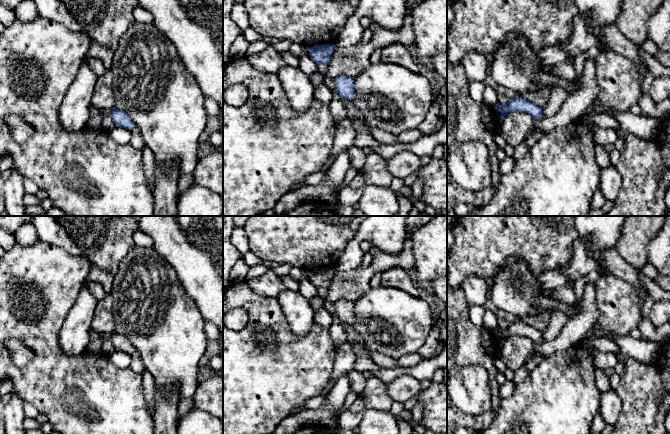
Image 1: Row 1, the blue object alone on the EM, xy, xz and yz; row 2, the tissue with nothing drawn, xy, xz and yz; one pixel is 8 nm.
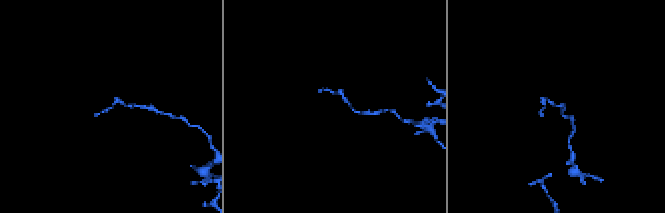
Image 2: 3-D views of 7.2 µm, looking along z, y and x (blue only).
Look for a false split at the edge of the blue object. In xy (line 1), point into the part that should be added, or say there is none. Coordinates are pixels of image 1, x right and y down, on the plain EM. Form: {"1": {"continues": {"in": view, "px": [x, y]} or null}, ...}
{"1": {"continues": null}}

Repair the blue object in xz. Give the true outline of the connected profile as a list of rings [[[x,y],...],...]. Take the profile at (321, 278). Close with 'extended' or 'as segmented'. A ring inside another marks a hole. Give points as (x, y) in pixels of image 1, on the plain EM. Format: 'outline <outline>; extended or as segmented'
outline [[[325,268],[309,271],[309,280],[318,290],[323,288],[328,289],[335,272],[335,268]]]; as segmented

